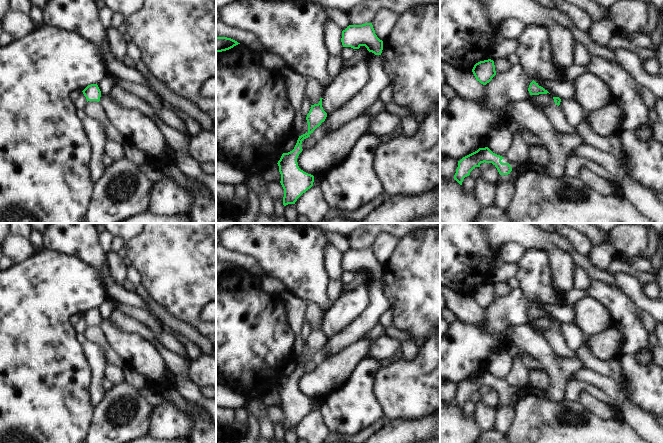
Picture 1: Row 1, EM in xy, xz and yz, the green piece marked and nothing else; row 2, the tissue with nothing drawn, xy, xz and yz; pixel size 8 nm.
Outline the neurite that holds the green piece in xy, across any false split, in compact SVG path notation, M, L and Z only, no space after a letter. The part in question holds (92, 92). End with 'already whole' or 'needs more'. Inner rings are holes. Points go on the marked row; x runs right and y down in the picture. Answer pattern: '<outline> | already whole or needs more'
M97 84L88 85L83 91L84 96L88 101L100 101L101 91Z | already whole

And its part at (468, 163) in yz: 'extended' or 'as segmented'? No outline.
as segmented

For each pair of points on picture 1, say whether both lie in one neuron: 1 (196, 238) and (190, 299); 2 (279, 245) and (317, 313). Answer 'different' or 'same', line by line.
1: same
2: different

